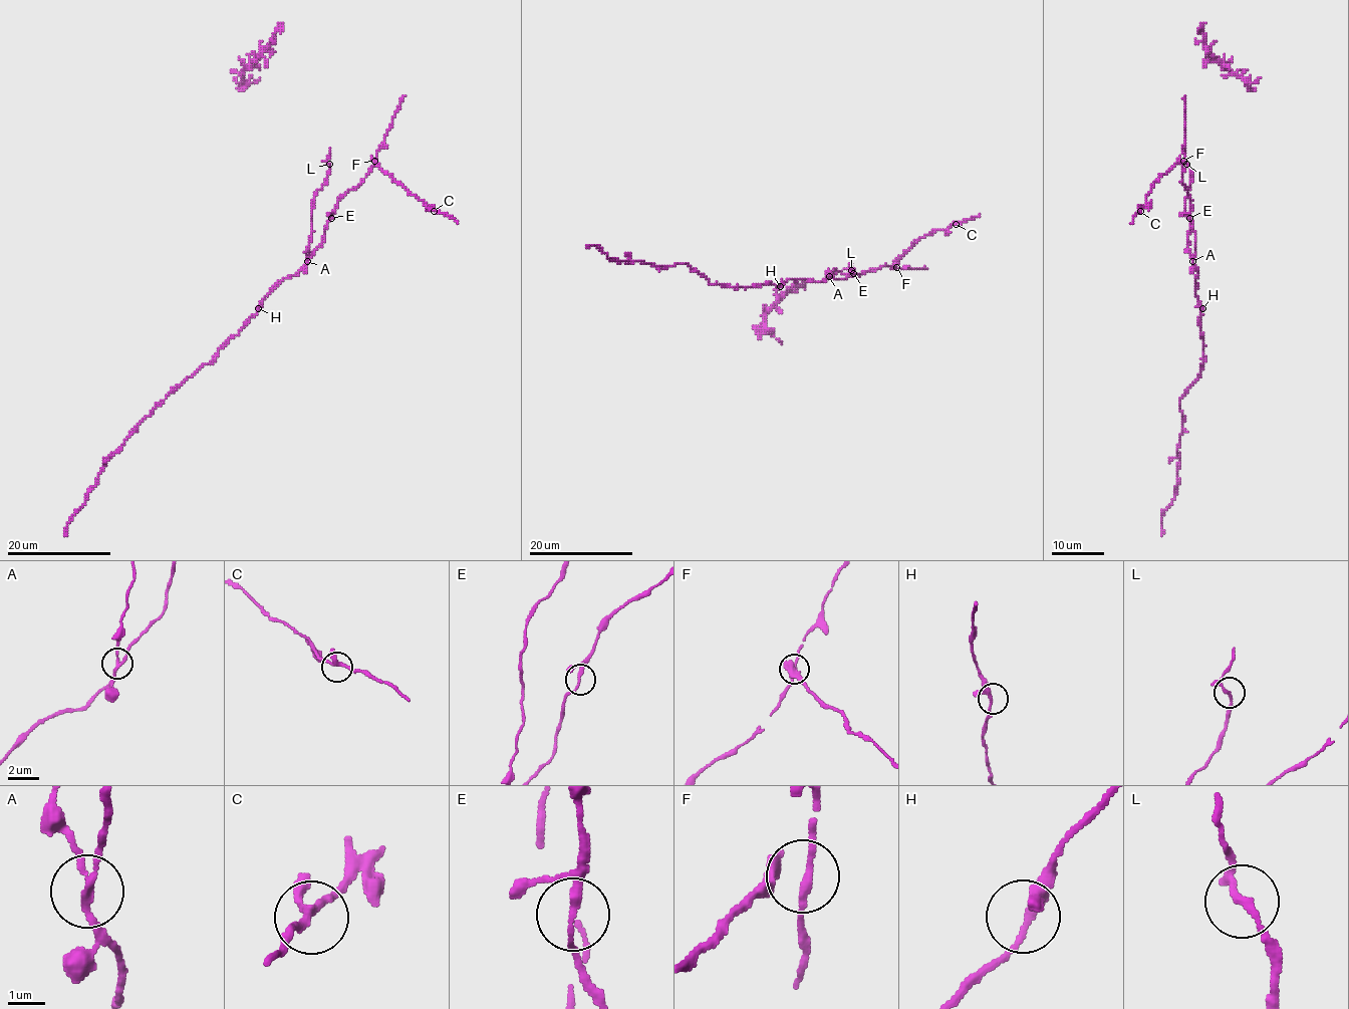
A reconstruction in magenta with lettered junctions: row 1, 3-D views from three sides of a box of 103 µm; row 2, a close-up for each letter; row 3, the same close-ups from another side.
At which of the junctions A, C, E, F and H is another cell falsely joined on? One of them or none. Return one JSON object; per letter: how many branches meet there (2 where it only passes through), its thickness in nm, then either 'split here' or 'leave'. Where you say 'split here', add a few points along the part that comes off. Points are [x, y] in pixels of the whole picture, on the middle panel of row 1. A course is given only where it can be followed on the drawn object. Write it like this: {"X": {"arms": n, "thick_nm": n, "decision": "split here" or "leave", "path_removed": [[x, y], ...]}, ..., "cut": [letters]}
{"A": {"arms": 3, "thick_nm": 180, "decision": "split here", "path_removed": [[829, 276], [833, 270], [834, 274], [834, 269], [850, 274], [848, 269], [852, 267]]}, "C": {"arms": 3, "thick_nm": 200, "decision": "leave"}, "E": {"arms": 3, "thick_nm": 170, "decision": "leave"}, "F": {"arms": 3, "thick_nm": 170, "decision": "leave"}, "H": {"arms": 3, "thick_nm": 240, "decision": "leave"}, "cut": ["A"]}

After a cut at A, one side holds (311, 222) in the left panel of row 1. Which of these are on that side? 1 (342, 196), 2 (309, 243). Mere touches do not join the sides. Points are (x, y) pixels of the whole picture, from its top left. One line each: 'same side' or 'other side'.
1: other side
2: same side

